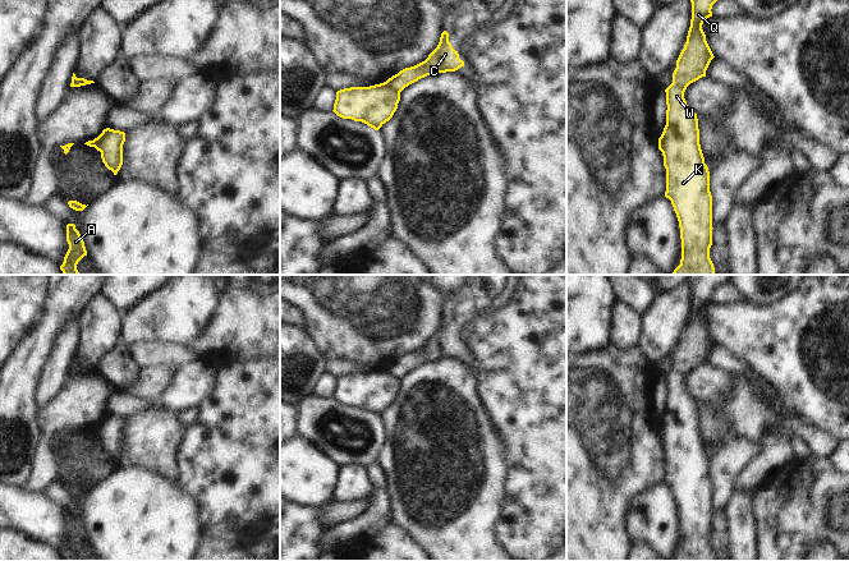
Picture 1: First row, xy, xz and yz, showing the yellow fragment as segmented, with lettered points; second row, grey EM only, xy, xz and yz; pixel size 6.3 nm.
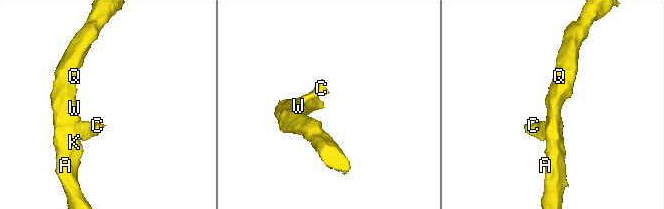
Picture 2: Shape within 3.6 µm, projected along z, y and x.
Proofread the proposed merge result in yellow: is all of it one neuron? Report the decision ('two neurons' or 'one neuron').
two neurons

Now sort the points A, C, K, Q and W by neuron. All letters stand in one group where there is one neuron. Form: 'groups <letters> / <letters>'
groups A K Q W / C

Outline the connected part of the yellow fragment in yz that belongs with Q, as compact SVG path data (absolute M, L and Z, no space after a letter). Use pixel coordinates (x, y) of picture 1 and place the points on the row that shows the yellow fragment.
M690 0L692 19L687 36L687 42L682 50L676 68L673 73L673 83L666 92L666 125L661 134L664 166L666 169L665 197L671 201L676 213L680 239L682 259L680 265L671 275L715 275L715 267L710 258L712 245L712 196L710 192L710 171L705 164L705 157L699 144L699 129L697 114L690 110L684 98L687 87L706 77L706 70L715 58L702 29L703 22L712 17L712 5L717 0Z

